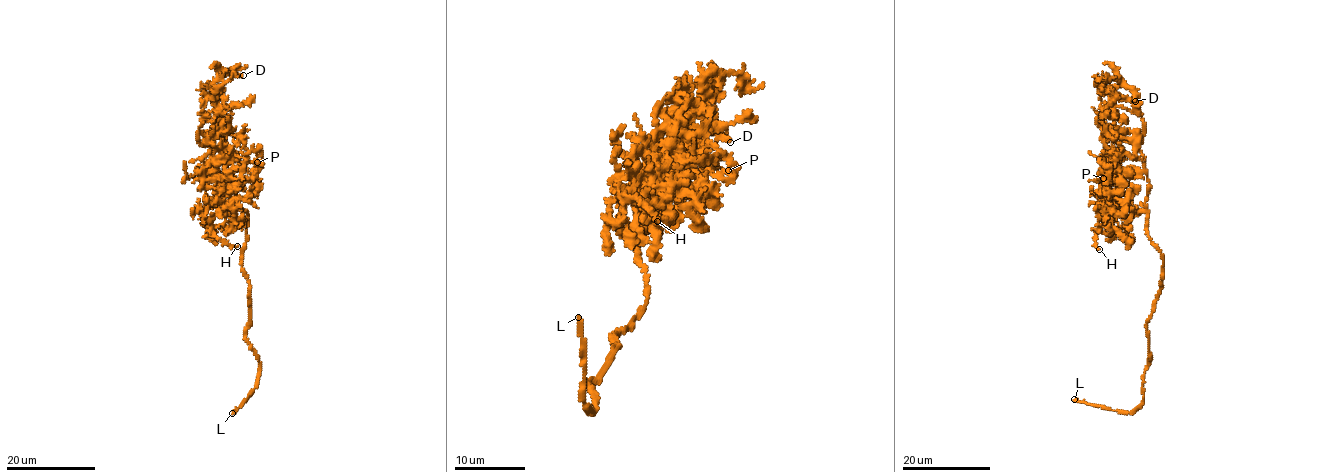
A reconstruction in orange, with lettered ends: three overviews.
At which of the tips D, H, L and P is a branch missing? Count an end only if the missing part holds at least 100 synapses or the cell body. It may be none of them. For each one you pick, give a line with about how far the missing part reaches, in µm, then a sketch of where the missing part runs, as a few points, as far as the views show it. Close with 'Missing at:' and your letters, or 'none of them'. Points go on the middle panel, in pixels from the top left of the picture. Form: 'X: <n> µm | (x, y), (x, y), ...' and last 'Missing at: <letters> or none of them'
L: 150 µm
Missing at: L

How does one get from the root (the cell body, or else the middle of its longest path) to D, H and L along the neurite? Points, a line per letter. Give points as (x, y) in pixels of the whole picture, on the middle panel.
D: (639, 245), (664, 199), (681, 99), (681, 143), (706, 76), (708, 107), (730, 142)
H: (639, 245), (664, 199), (655, 138), (657, 160), (655, 149), (637, 150), (623, 194), (646, 203), (657, 221)
L: (639, 245), (645, 304), (628, 330), (612, 337), (617, 346), (586, 385), (595, 397), (590, 413), (578, 317)

